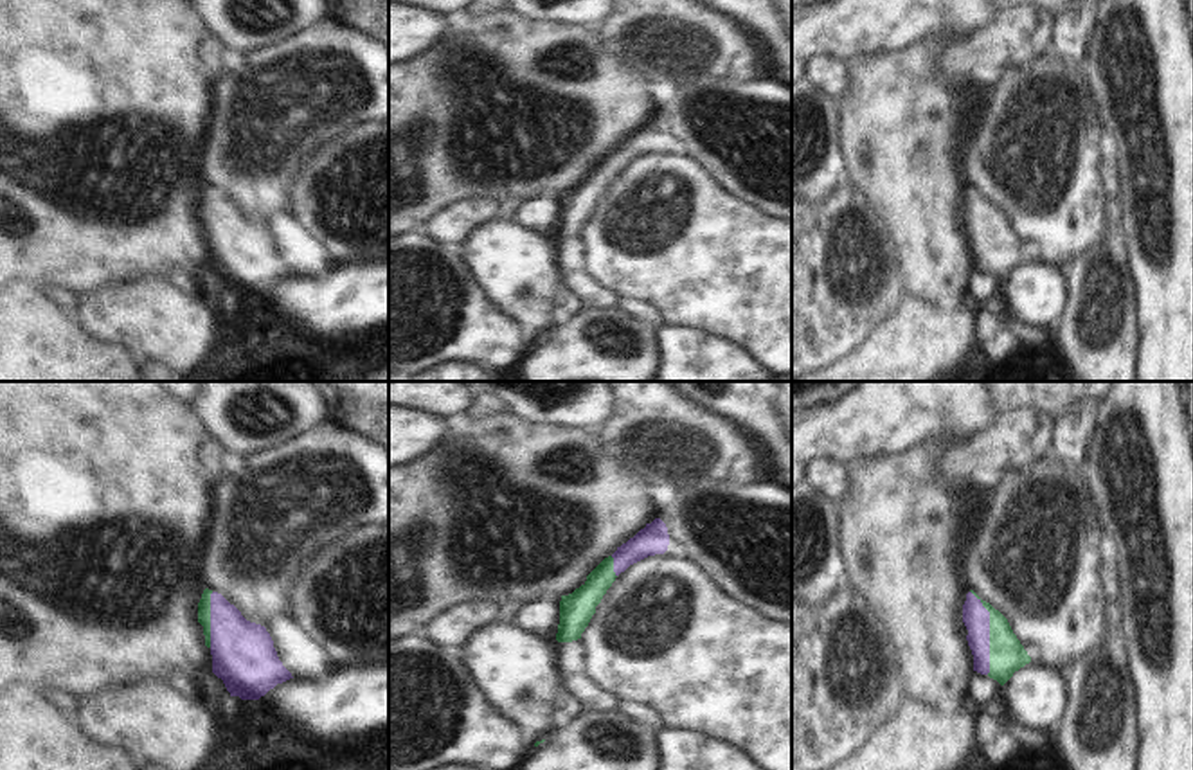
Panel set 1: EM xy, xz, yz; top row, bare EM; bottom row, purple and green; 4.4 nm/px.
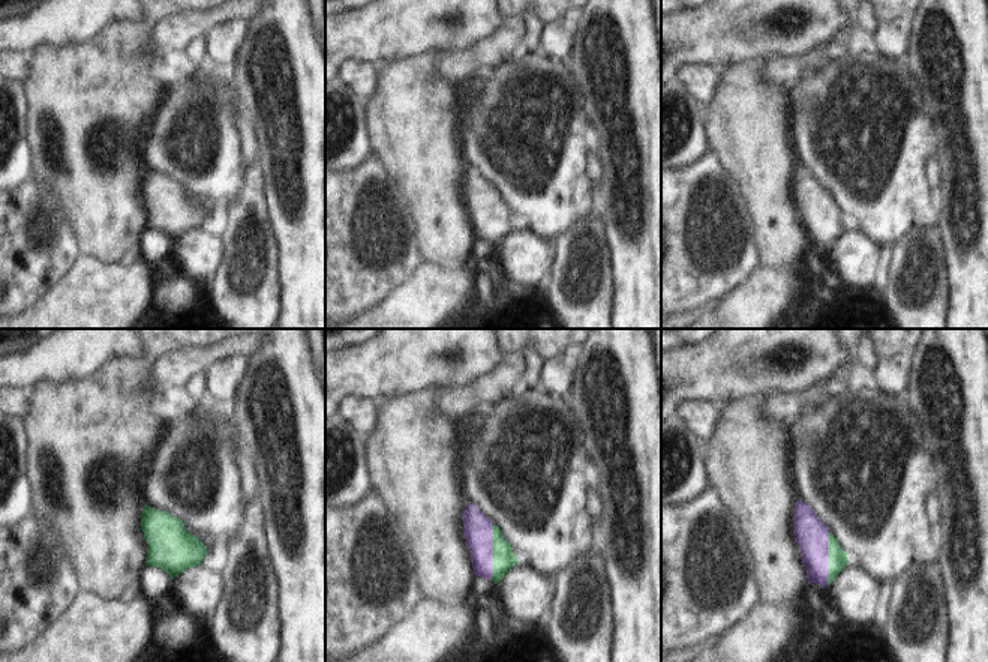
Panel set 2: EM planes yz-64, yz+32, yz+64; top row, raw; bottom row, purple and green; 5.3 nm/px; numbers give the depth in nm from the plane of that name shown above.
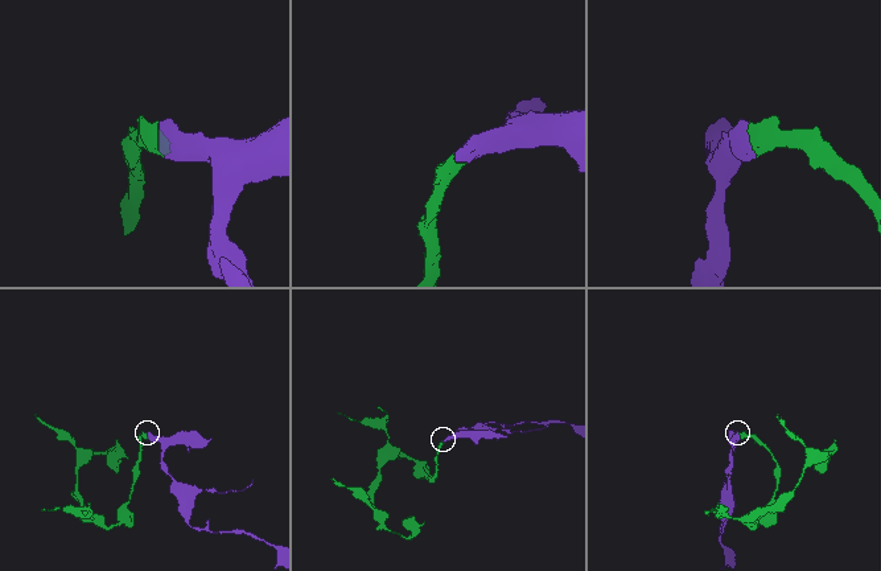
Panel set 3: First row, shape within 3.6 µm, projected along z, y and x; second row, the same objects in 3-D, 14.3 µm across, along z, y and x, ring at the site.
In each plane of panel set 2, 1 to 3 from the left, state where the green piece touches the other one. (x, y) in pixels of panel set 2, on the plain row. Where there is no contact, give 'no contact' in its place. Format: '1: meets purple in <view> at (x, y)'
1: no contact
2: meets purple in yz+32 at (491, 215)
3: meets purple in yz+64 at (826, 222)

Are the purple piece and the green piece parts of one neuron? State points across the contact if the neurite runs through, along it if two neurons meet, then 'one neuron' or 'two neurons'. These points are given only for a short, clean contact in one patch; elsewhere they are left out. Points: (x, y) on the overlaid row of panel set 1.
across yz (976, 617), (988, 632), (1006, 653) | one neuron

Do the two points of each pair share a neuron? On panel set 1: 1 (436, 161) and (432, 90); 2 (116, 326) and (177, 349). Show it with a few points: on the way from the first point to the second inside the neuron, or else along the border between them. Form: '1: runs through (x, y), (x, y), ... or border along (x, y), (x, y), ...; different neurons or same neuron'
1: runs through (436, 143), (432, 108); same neuron
2: runs through (130, 326), (153, 326), (162, 335); same neuron

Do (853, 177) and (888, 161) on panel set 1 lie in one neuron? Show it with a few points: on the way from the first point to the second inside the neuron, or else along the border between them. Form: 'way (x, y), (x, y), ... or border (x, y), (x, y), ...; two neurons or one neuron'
way (862, 175), (879, 170); one neuron

